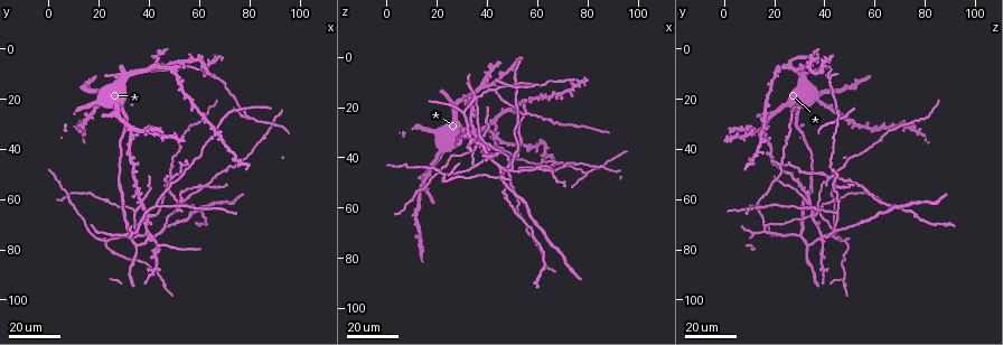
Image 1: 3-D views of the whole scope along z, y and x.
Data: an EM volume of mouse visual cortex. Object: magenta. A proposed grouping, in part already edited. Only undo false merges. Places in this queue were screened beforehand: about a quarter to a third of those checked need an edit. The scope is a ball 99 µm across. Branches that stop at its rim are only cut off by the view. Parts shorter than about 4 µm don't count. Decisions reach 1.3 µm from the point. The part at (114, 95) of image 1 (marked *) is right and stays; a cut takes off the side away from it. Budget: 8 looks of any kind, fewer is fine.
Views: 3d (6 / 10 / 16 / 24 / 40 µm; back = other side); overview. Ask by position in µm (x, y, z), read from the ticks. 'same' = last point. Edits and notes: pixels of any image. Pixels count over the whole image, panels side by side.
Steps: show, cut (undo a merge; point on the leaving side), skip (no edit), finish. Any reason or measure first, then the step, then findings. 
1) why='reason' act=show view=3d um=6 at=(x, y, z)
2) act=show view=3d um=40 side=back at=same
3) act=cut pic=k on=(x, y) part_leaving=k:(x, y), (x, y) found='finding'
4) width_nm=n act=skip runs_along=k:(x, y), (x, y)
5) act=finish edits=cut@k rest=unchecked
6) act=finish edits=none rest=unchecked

why='four-way junction' act=show view=3d um=16 at=(39, 66, 34)

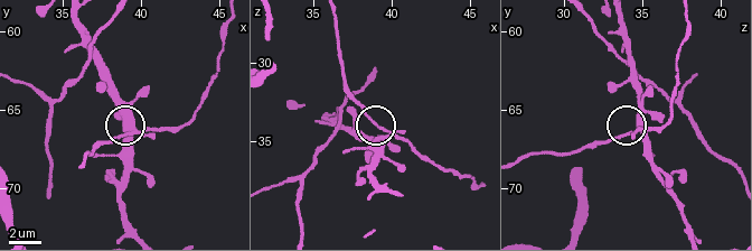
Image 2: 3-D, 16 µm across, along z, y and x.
act=show view=3d um=6 at=(40.0, 66.6, 34.6)

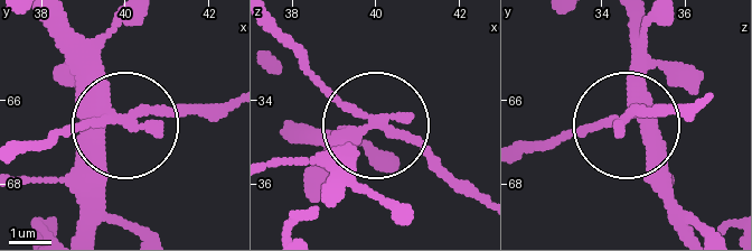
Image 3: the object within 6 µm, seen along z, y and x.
side_arm_um=90 act=skip runs_along=3:(41, 21), (74, 75), (128, 126), (170, 108), (209, 108) found='one neuron here'

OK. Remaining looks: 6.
why='branch point' act=show view=3d um=24 at=(43, 63, 12)

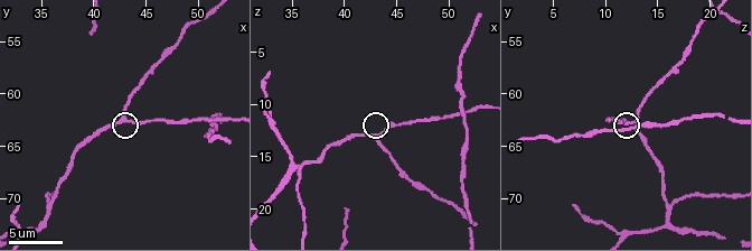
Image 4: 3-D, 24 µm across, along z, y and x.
act=show view=3d um=10 at=(43.0, 62.2, 13.0)

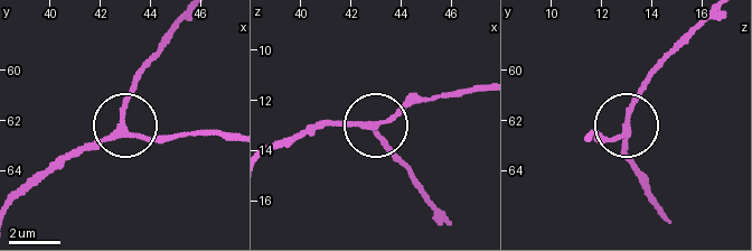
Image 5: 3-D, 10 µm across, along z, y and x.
act=skip runs_along=5:(270, 148), (328, 127), (385, 122), (415, 96) found='continuous, no second neuron'

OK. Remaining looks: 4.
why='four arms meet' act=show view=3d um=16 at=(36, 63, 34)

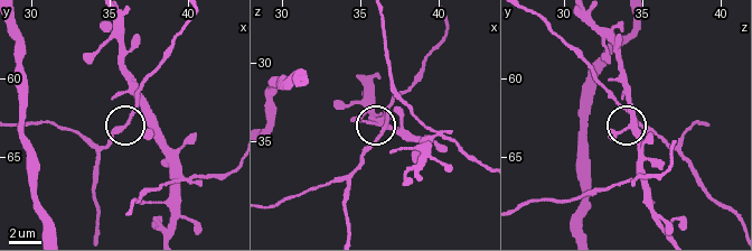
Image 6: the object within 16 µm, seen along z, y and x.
act=show view=3d um=6 at=(36.6, 62.0, 34.0)

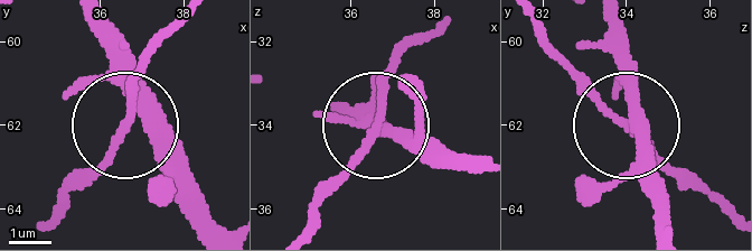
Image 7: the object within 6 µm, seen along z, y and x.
act=skip runs_along=7:(607, 21), (660, 221) found='continuous, no second neuron'

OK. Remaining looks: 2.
why='thick turns thin' act=show view=3d um=24 at=(39, 55, 26)

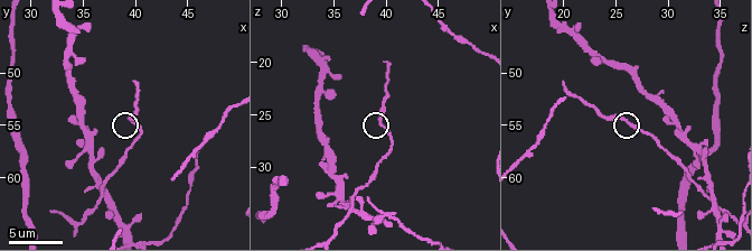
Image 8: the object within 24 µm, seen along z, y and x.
act=show view=3d um=6 at=(39.4, 54.8, 25.8)

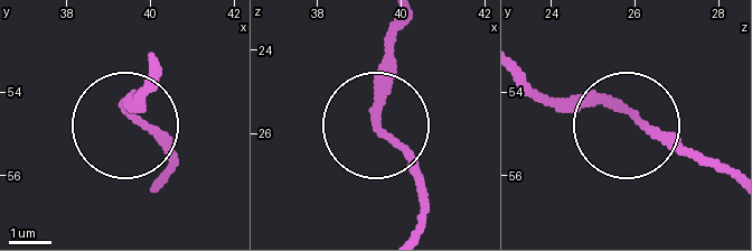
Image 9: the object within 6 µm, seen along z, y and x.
act=skip runs_along=9:(414, 224), (421, 192), (382, 117), (393, 24) found='one neuron here'

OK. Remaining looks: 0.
act=finish edits=none rest=unchecked

